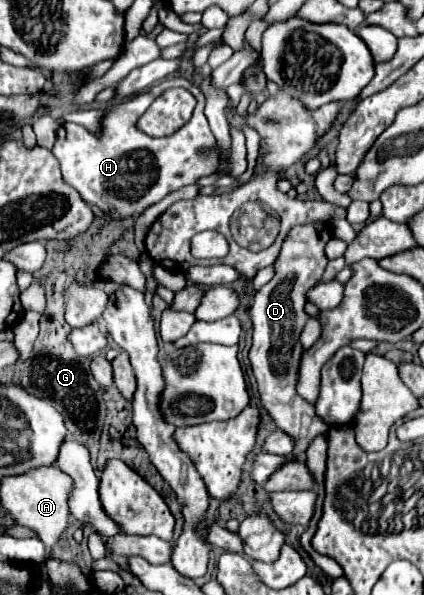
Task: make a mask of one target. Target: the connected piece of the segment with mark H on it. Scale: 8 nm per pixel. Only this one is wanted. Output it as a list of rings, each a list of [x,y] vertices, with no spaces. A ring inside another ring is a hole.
[[[184,77],[164,79],[127,101],[112,105],[102,120],[102,137],[92,135],[76,123],[66,123],[56,133],[56,145],[52,149],[60,163],[62,179],[72,185],[86,203],[98,207],[102,213],[108,211],[112,219],[124,219],[144,213],[150,205],[164,199],[168,193],[192,185],[198,179],[212,175],[218,165],[216,139],[210,133],[204,117],[202,91]],[[170,87],[184,87],[196,97],[196,109],[192,119],[170,137],[150,137],[138,131],[136,122],[152,104],[153,100]]]

